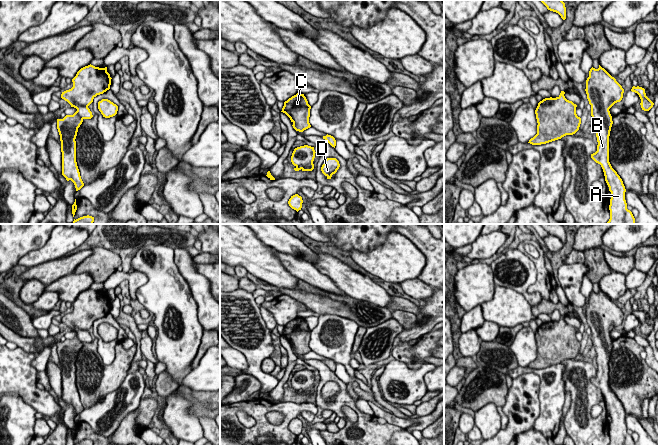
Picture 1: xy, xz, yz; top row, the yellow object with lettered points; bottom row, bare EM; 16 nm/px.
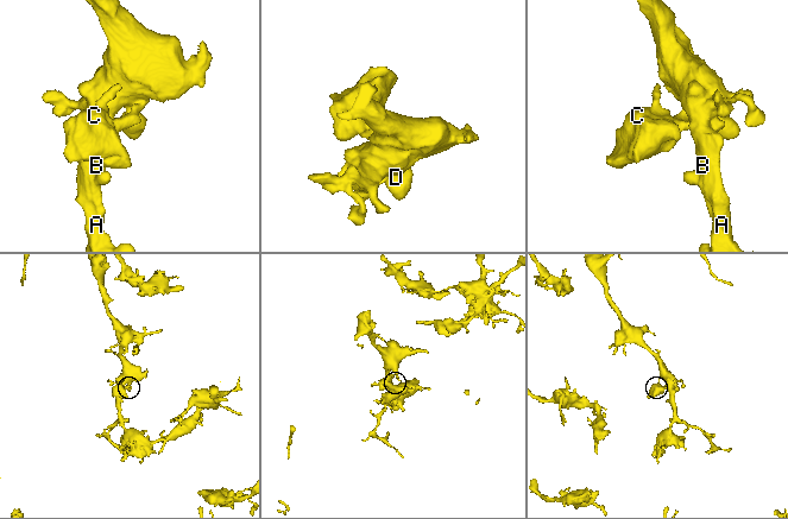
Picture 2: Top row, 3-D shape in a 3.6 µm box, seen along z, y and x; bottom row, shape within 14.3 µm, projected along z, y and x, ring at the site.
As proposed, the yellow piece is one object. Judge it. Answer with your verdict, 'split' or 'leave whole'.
split

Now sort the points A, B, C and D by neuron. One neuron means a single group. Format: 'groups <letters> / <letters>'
groups A B D / C

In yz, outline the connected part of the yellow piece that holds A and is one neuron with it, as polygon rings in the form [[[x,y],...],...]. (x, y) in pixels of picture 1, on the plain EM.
[[[591,292],[586,304],[586,318],[591,329],[591,340],[596,351],[597,375],[591,382],[601,389],[611,416],[609,445],[635,445],[625,424],[625,410],[609,386],[609,360],[613,348],[609,328],[620,326],[624,313],[604,292]]]

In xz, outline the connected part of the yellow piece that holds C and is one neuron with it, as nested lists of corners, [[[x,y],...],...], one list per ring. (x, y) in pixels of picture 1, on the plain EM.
[[[297,317],[284,326],[281,336],[290,342],[296,355],[303,356],[311,351],[309,347],[310,333],[311,330],[304,318]]]

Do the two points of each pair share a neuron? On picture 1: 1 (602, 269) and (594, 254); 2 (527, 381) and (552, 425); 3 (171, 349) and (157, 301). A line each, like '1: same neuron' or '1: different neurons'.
1: same neuron
2: different neurons
3: same neuron

